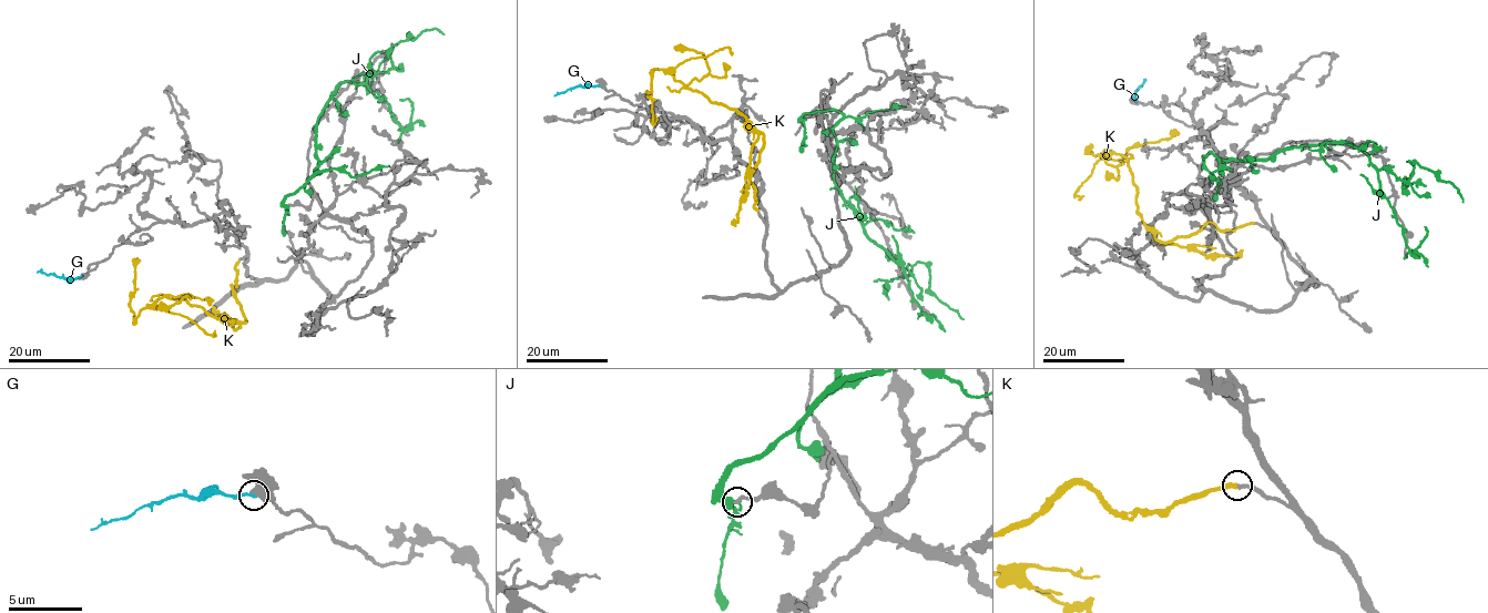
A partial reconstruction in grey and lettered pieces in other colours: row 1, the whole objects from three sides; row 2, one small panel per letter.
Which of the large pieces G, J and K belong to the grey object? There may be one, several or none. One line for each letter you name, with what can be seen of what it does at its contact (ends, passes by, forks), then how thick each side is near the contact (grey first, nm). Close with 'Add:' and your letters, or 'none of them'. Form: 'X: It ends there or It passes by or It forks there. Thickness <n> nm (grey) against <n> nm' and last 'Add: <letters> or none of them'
K: It ends there. Thickness 240 nm (grey) against 360 nm
Add: K

